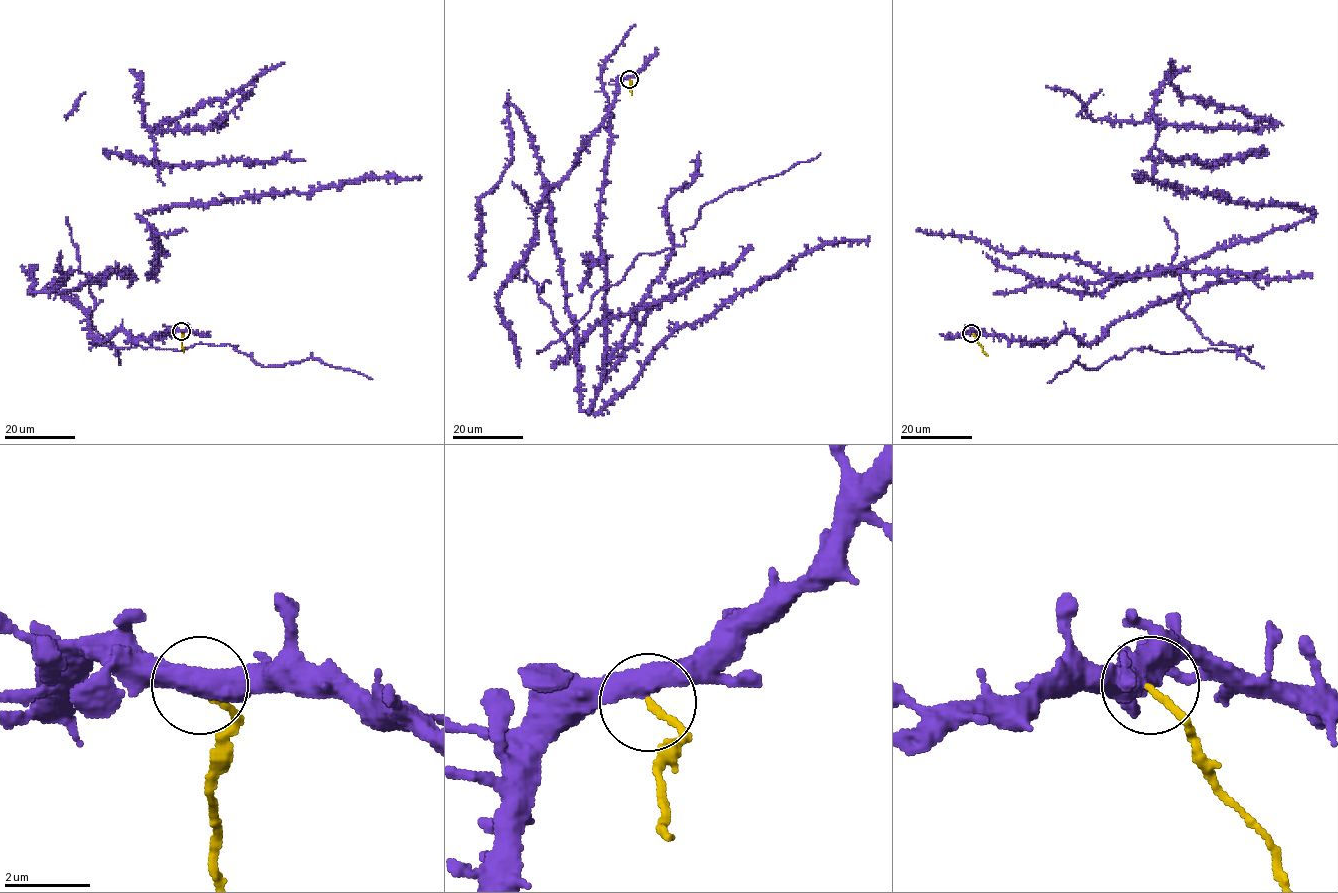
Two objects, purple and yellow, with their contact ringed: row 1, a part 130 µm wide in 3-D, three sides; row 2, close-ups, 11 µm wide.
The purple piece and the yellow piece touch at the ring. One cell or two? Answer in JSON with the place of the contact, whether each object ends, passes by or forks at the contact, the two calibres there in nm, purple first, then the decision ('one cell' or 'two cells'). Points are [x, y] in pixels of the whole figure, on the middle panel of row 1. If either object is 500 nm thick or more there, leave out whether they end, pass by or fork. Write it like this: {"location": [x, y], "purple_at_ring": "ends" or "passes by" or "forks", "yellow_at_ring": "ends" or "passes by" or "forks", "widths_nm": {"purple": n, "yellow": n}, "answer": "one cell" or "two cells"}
{"location": [629, 79], "purple_at_ring": "passes by", "yellow_at_ring": "ends", "widths_nm": {"purple": 480, "yellow": 150}, "answer": "two cells"}

